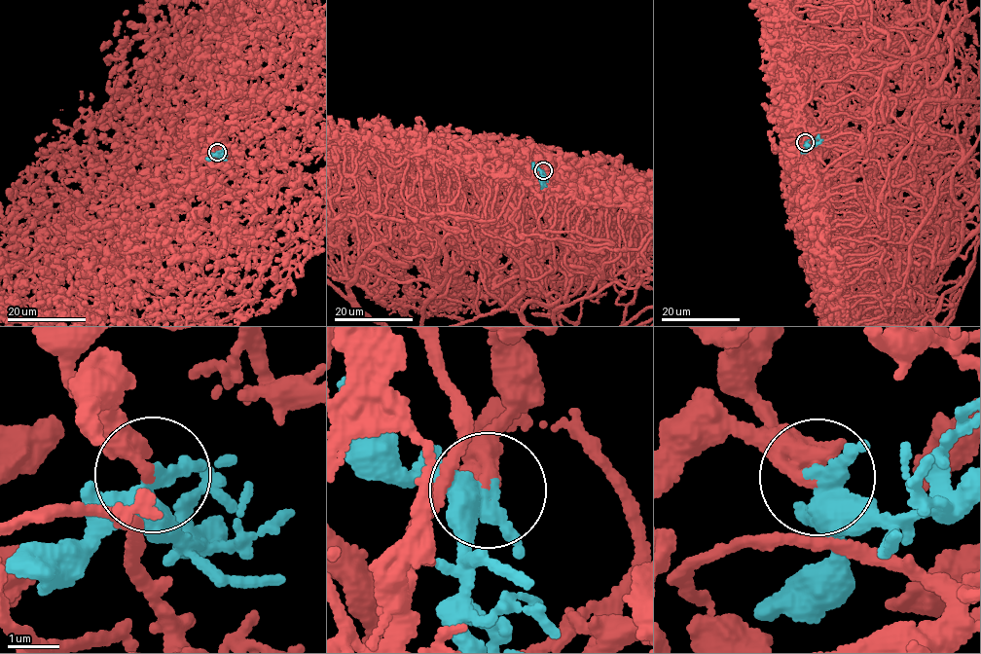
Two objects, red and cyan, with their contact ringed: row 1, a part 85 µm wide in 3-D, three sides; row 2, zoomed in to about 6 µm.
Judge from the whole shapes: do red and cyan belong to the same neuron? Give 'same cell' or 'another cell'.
same cell

